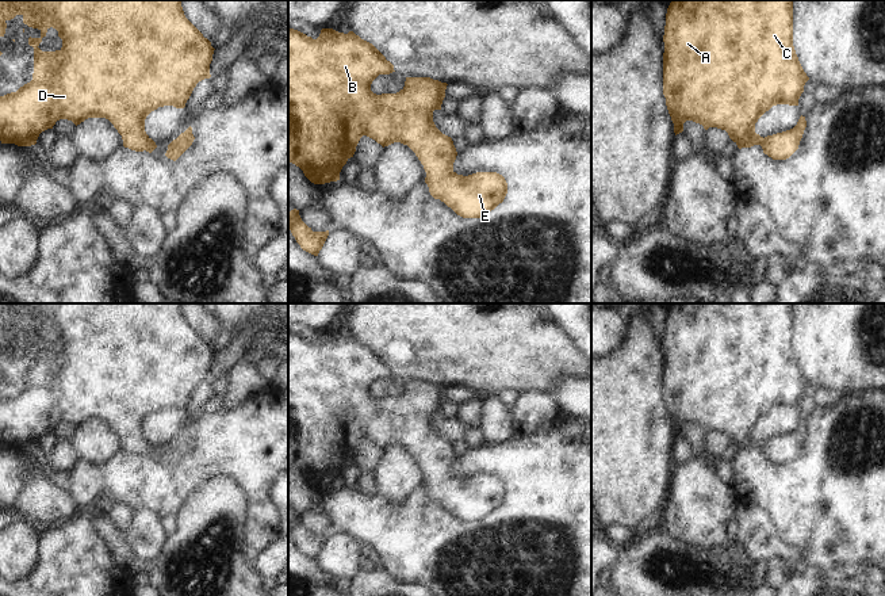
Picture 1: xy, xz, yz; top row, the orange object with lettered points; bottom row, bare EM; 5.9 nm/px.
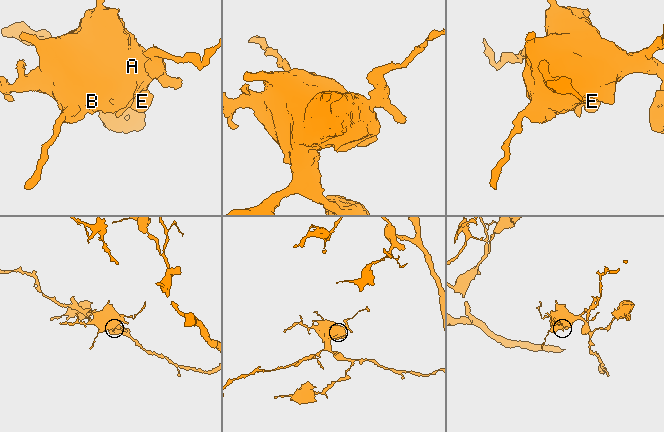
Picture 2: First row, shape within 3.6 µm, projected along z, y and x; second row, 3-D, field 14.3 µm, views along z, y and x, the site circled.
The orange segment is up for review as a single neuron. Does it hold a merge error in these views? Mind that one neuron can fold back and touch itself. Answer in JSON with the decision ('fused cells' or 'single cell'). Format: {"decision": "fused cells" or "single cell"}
{"decision": "single cell"}

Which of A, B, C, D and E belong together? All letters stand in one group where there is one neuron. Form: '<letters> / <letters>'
A B C D E

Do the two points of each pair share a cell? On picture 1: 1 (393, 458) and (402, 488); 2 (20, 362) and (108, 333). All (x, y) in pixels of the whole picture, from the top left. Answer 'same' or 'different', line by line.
1: same
2: same

